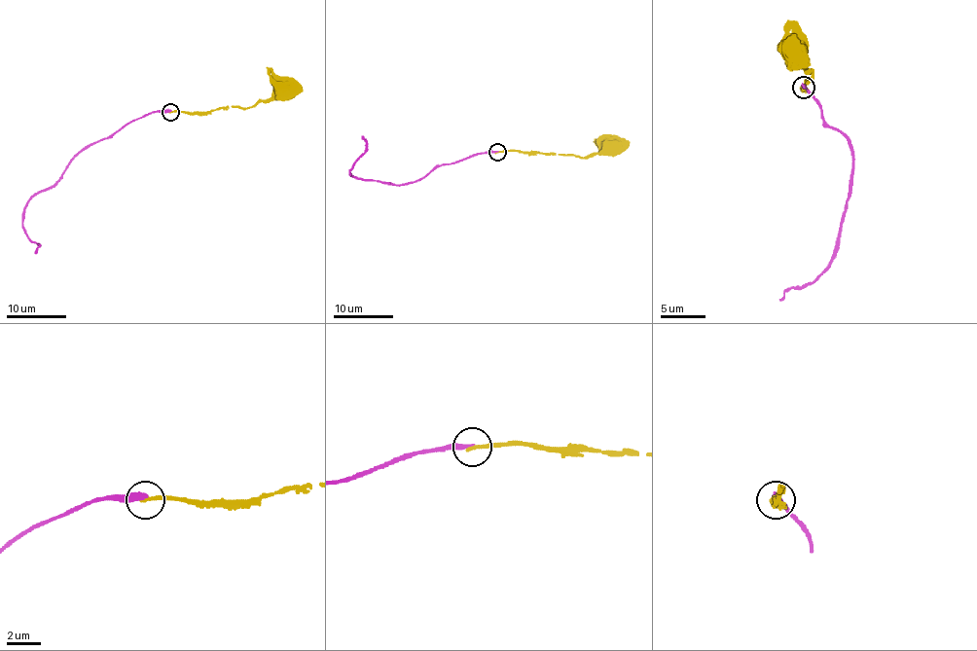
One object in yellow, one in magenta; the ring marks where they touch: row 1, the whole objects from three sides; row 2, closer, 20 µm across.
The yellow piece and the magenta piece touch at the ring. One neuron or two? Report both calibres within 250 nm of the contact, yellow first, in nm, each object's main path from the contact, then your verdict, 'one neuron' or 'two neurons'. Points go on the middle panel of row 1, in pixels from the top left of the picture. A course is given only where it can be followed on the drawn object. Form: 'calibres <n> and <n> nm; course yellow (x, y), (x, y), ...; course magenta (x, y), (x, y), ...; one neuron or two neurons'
calibres 240 and 320 nm; course yellow (497, 151), (538, 151), (581, 157), (596, 154), (614, 141); course magenta (497, 151), (441, 164), (404, 184), (384, 184), (365, 181), (350, 172), (365, 151), (362, 136); two neurons

